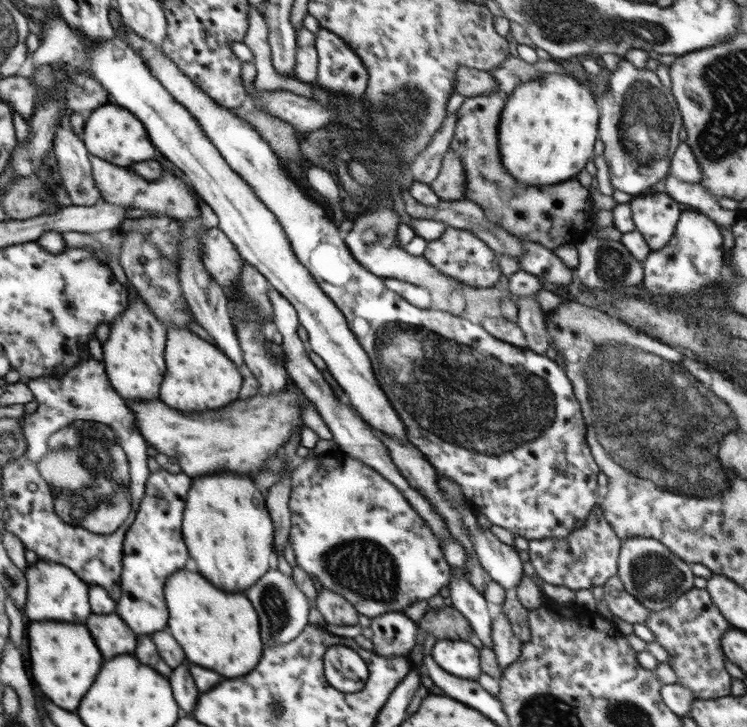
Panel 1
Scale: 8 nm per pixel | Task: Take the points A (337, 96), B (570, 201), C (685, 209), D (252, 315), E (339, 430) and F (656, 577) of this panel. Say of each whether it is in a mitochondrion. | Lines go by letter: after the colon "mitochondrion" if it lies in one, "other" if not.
A: other
B: other
C: other
D: mitochondrion
E: other
F: mitochondrion

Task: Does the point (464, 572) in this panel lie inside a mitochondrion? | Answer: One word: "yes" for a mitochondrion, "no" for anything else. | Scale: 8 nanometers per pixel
no

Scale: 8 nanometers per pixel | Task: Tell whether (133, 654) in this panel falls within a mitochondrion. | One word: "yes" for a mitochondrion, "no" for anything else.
no

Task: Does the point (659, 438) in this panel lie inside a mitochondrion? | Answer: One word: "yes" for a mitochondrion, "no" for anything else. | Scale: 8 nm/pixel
yes

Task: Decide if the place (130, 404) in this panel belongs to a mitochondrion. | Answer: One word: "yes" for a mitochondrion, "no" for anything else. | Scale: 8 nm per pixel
no

